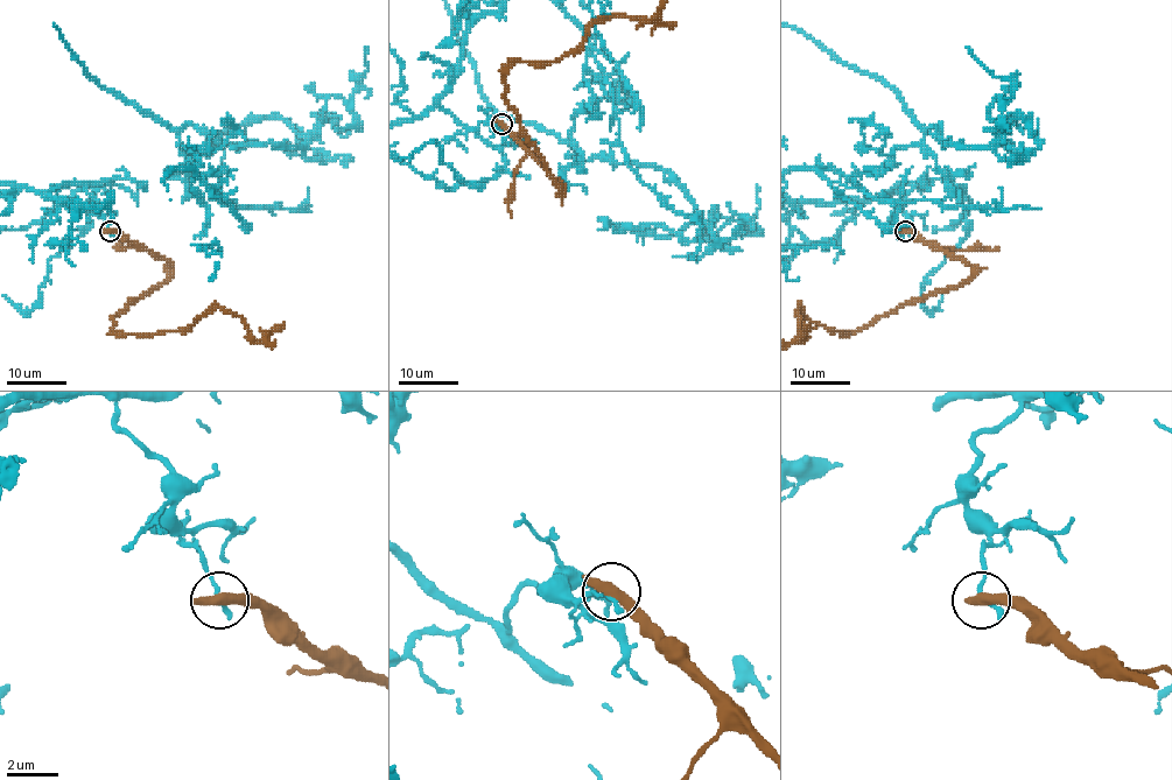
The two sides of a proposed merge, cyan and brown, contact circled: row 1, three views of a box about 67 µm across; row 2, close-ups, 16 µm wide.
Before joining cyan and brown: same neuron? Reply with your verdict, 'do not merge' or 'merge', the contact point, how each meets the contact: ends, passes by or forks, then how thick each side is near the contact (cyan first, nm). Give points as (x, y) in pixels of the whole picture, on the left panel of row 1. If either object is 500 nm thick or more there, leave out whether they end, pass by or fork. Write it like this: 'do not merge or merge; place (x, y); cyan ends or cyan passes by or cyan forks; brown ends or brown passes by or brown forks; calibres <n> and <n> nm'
do not merge; place (110, 231); calibres 160 and 550 nm

